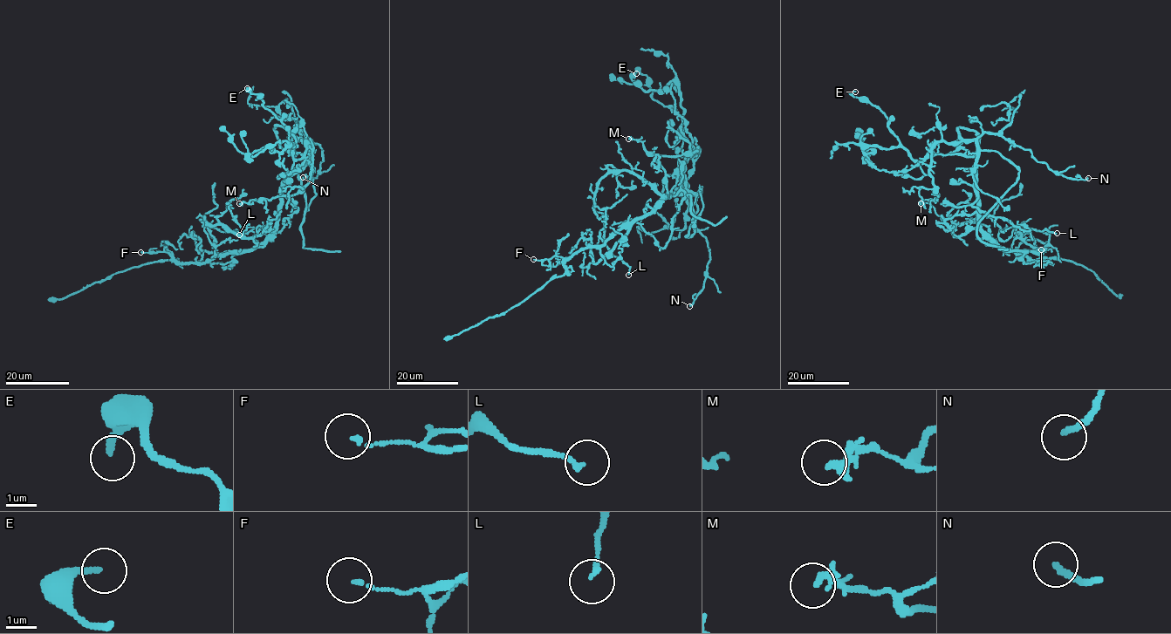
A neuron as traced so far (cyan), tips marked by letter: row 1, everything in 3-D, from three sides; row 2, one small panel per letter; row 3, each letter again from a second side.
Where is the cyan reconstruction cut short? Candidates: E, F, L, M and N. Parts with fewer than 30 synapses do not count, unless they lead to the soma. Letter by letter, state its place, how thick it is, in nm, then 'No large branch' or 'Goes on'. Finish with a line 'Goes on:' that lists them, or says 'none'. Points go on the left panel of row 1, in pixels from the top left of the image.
E: Place: (247, 88). Thickness 180 nm. No large branch
F: Place: (140, 252). Thickness 120 nm. No large branch
L: Place: (239, 235). Thickness 160 nm. No large branch
M: Place: (239, 203). Thickness 220 nm. No large branch
N: Place: (303, 177). Thickness 180 nm. No large branch
Goes on: none

